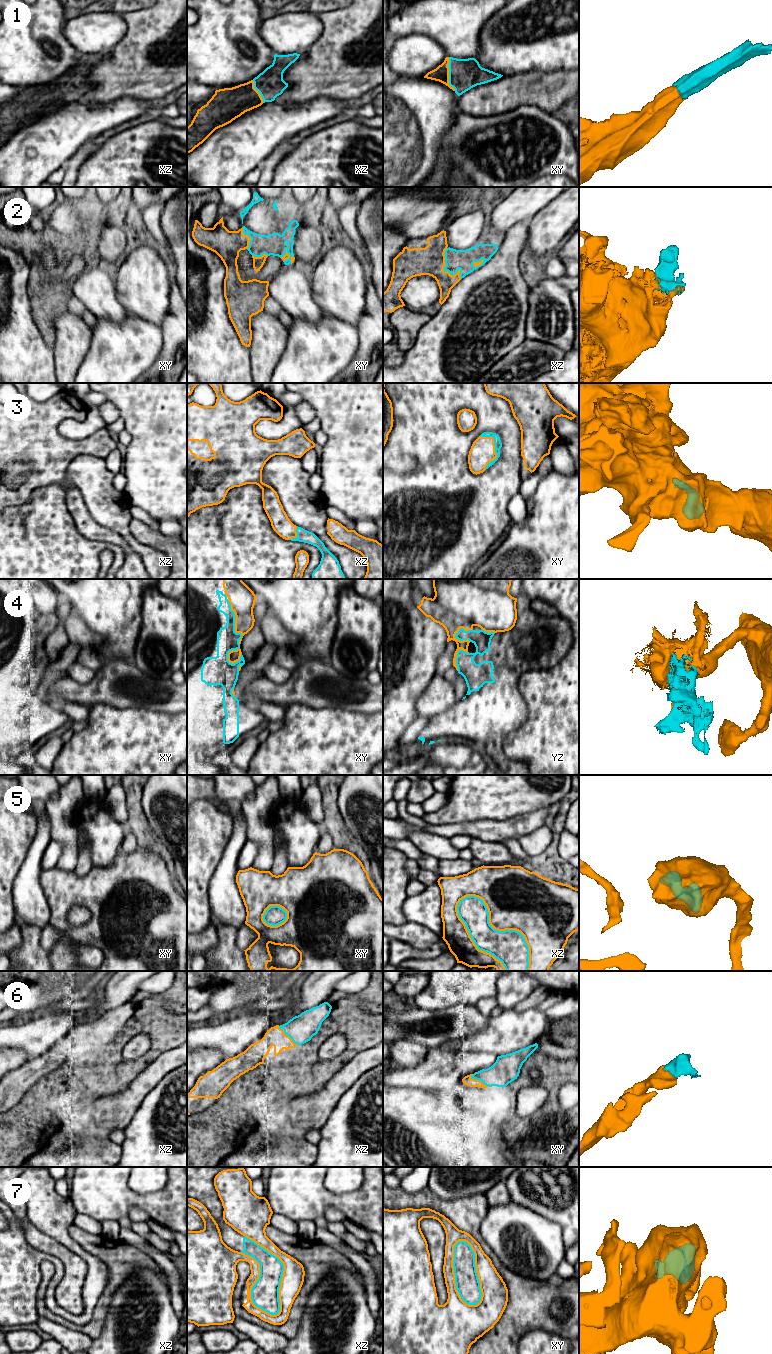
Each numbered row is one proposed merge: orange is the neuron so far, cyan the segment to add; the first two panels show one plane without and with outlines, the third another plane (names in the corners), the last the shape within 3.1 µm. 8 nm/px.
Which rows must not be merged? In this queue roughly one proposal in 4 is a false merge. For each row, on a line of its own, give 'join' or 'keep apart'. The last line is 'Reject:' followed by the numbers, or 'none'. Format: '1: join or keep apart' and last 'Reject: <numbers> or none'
1: join
2: join
3: join
4: keep apart
5: keep apart
6: join
7: keep apart
Reject: 4, 5, 7

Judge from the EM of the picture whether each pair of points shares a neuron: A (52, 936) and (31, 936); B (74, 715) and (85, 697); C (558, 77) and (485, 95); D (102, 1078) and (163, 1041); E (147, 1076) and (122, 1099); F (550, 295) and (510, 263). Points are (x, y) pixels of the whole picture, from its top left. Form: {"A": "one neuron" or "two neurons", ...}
{"A": "two neurons", "B": "two neurons", "C": "one neuron", "D": "one neuron", "E": "one neuron", "F": "two neurons"}

